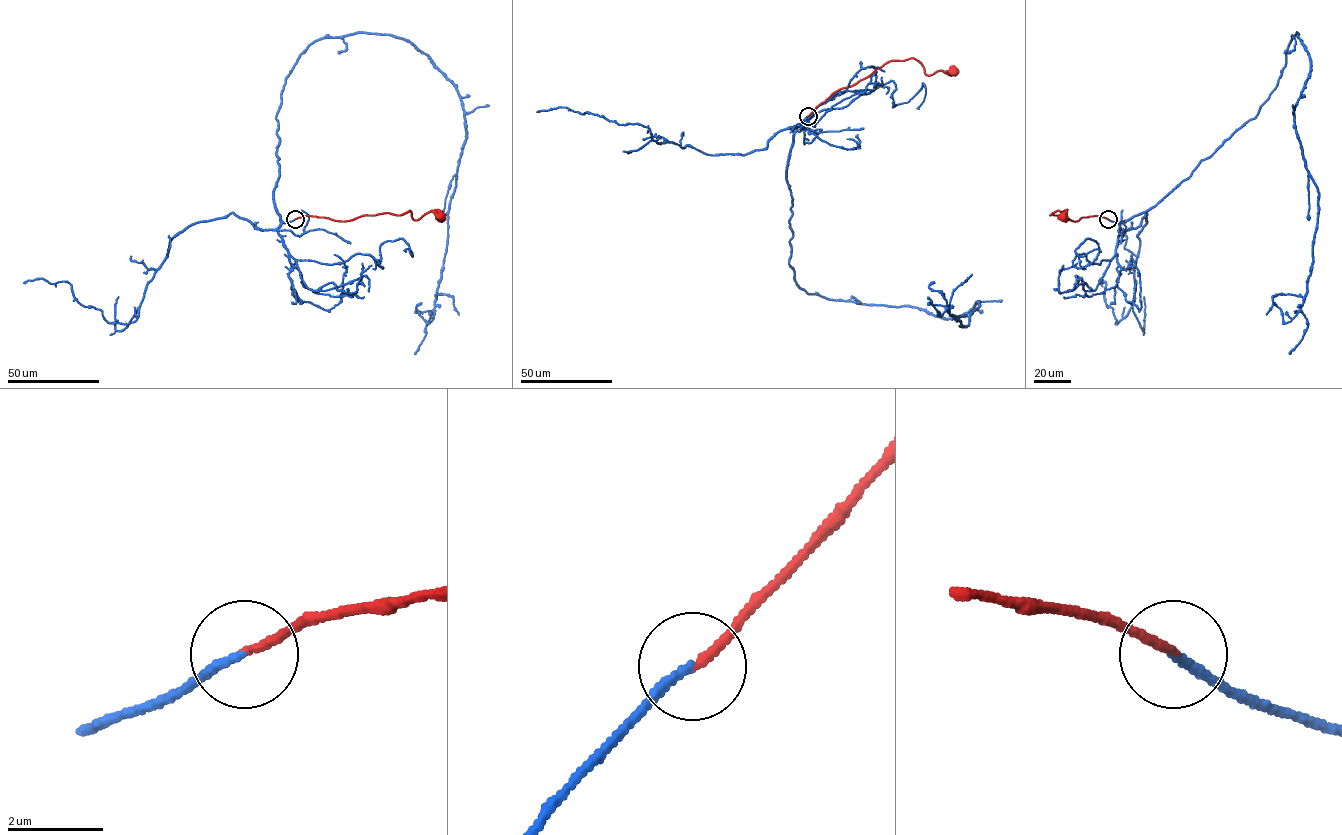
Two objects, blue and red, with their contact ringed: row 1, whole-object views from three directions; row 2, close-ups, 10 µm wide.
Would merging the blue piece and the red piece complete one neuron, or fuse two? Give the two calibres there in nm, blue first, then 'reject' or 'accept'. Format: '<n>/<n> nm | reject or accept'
180/180 nm | accept

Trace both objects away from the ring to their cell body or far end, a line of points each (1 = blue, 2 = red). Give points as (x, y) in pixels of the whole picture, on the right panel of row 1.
1: (1107, 219), (1154, 207), (1254, 118), (1297, 33), (1310, 66), (1294, 124), (1318, 198), (1307, 327), (1289, 353)
2: (1107, 219), (1094, 216), (1073, 221), (1050, 215), (1059, 211), (1067, 220), (1063, 211), (1063, 216)

